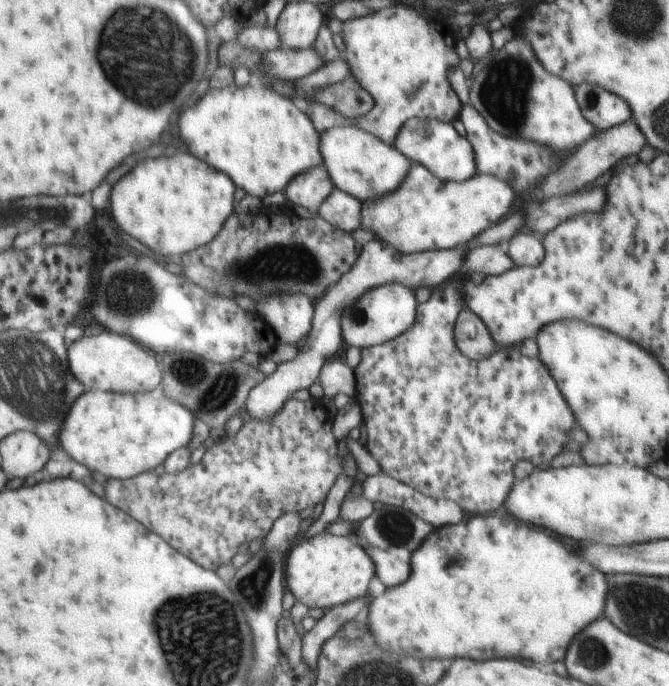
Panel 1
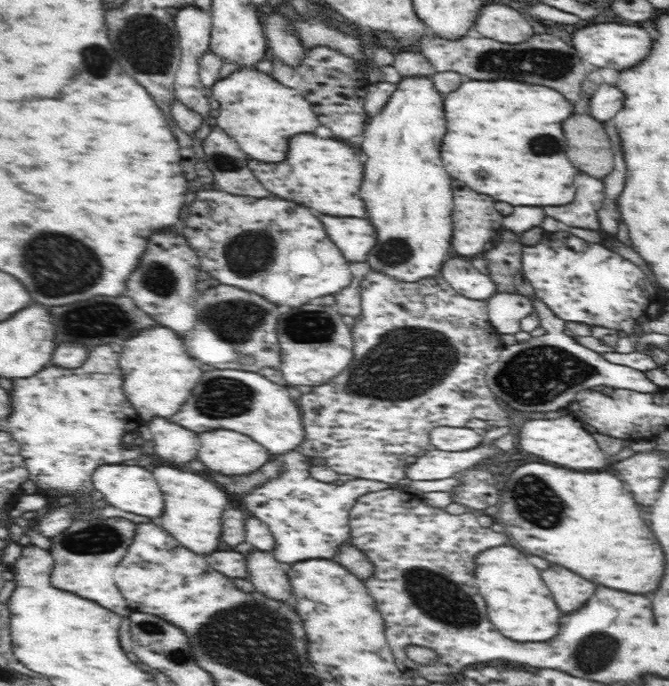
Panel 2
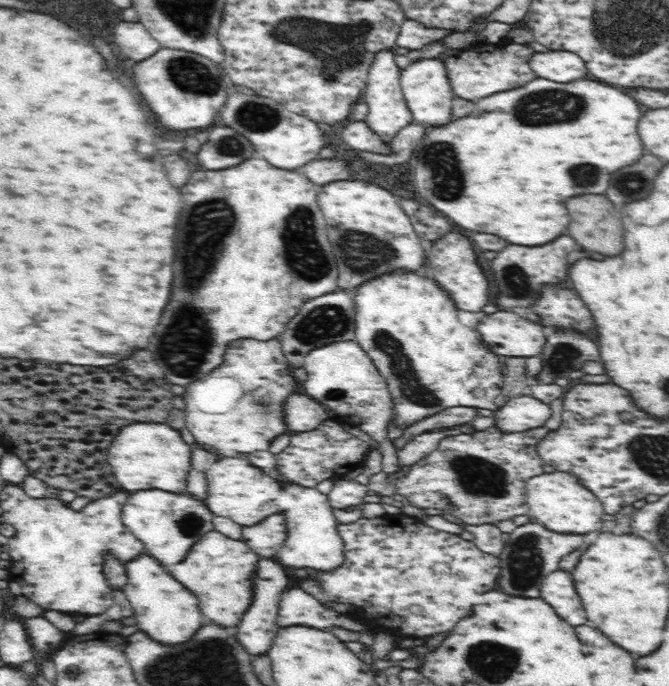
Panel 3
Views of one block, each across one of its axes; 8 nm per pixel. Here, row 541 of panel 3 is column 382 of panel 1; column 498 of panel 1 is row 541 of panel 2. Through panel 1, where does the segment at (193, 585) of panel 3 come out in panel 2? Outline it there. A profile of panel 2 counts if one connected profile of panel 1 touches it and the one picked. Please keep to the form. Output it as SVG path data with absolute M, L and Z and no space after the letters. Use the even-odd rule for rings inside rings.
M161 465L152 474L164 499L164 512L156 523L164 527L182 546L196 554L210 554L220 546L223 512L229 504L228 496L217 483L202 474L184 472L174 465Z

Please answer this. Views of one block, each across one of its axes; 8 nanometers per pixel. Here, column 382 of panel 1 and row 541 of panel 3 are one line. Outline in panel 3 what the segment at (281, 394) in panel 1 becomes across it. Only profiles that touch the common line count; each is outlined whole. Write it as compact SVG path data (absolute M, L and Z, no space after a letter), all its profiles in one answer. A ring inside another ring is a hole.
M272 514L264 522L256 526L242 528L242 540L252 546L256 554L262 554L266 558L272 558L276 550L280 550L284 544L284 538L287 535L284 530L285 516L282 514Z

